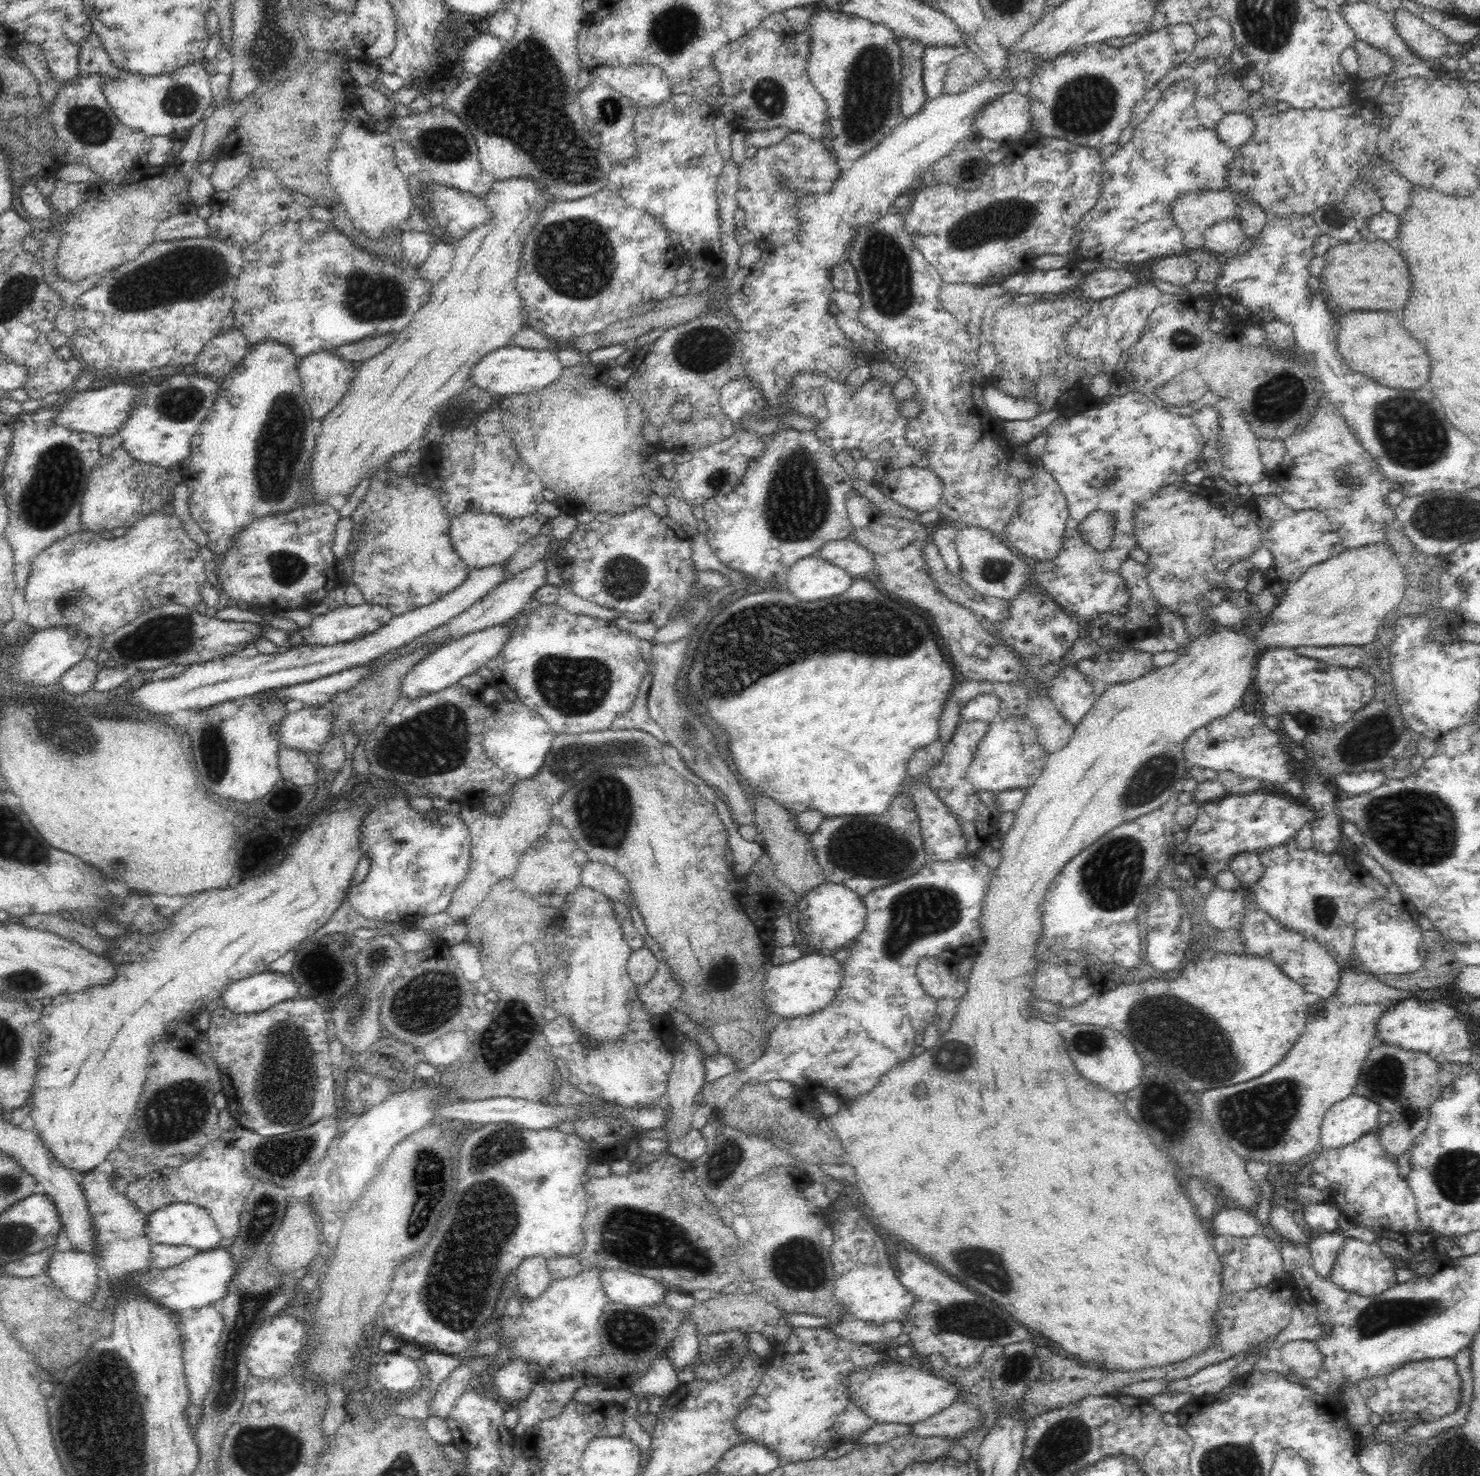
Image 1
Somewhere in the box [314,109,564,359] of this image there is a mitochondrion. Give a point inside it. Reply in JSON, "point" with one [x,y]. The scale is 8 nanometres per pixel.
{"point":[368,297]}

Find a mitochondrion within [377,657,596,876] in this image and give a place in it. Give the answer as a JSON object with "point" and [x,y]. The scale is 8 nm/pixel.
{"point":[393,838]}

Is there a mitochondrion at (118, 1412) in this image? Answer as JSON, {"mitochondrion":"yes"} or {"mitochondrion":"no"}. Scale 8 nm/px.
{"mitochondrion":"yes"}

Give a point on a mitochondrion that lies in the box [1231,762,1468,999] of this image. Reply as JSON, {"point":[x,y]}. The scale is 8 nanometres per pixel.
{"point":[1414,827]}

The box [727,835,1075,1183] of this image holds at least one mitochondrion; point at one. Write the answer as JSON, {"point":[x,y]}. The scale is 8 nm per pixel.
{"point":[918,912]}

